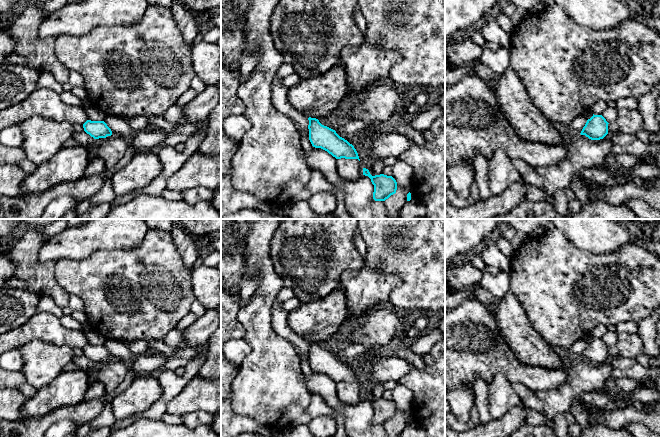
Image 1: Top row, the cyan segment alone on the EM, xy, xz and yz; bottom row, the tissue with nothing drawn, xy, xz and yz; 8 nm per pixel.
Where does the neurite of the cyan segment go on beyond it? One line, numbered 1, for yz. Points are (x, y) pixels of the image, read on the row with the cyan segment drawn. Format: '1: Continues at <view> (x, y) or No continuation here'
1: No continuation here

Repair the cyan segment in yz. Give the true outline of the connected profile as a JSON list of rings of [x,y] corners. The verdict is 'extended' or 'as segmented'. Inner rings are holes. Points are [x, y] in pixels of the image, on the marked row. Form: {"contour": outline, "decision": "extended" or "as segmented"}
{"contour": [[[594,115],[587,120],[581,131],[581,135],[585,135],[591,140],[603,139],[608,134],[608,122],[602,115]]], "decision": "as segmented"}

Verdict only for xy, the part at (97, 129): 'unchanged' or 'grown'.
unchanged

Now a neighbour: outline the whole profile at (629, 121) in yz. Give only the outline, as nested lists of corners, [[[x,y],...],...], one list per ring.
[[[620,109],[615,121],[608,124],[608,133],[635,135],[643,129],[643,117],[638,109]]]

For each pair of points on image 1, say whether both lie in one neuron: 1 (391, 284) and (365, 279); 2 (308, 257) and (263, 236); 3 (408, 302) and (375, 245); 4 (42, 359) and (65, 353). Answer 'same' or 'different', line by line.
1: same
2: different
3: same
4: same

